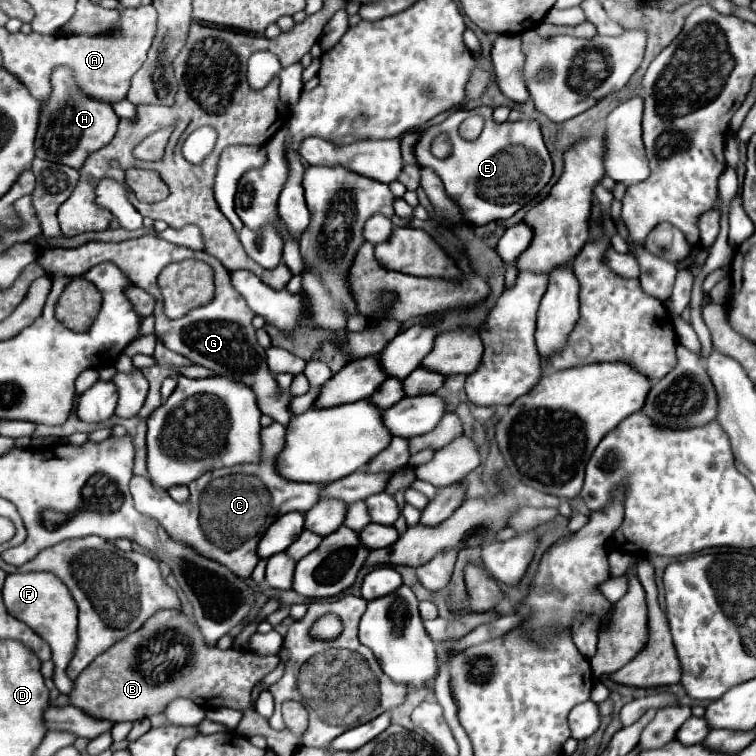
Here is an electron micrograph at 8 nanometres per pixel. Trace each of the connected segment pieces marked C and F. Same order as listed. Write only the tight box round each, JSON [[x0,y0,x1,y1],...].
[[131,423,323,577],[3,573,77,695]]

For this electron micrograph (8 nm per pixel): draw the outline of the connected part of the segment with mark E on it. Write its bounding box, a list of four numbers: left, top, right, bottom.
[415,107,553,225]

